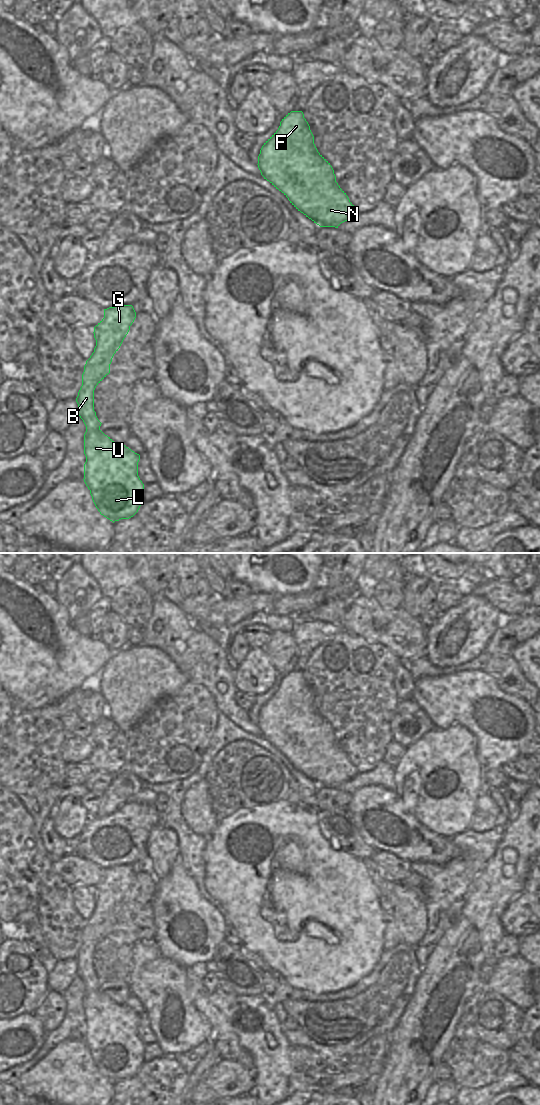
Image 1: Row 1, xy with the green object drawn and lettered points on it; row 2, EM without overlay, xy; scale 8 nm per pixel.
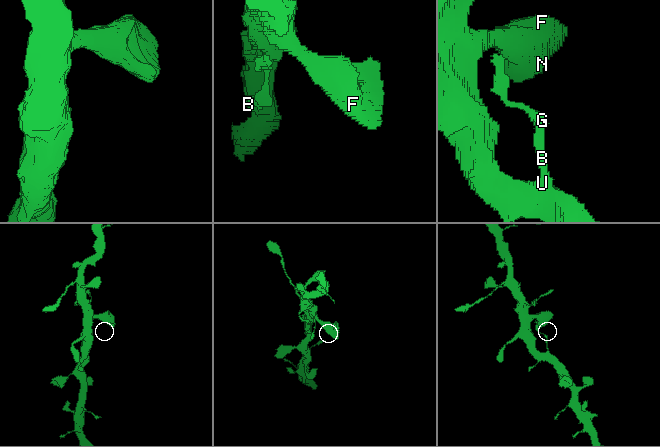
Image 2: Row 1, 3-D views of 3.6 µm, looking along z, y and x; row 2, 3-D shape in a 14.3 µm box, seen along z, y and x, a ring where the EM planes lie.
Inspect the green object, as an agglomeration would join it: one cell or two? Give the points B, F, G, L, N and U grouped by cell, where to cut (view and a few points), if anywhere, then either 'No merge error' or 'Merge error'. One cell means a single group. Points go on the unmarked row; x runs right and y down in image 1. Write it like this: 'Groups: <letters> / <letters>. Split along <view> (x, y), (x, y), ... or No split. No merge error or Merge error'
Groups: B G / F L N U. Split along xy (93, 968), (92, 972), (82, 979). Merge error.

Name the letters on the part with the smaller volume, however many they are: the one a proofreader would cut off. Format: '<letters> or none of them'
B, G

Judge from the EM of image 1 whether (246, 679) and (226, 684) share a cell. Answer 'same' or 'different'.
different

